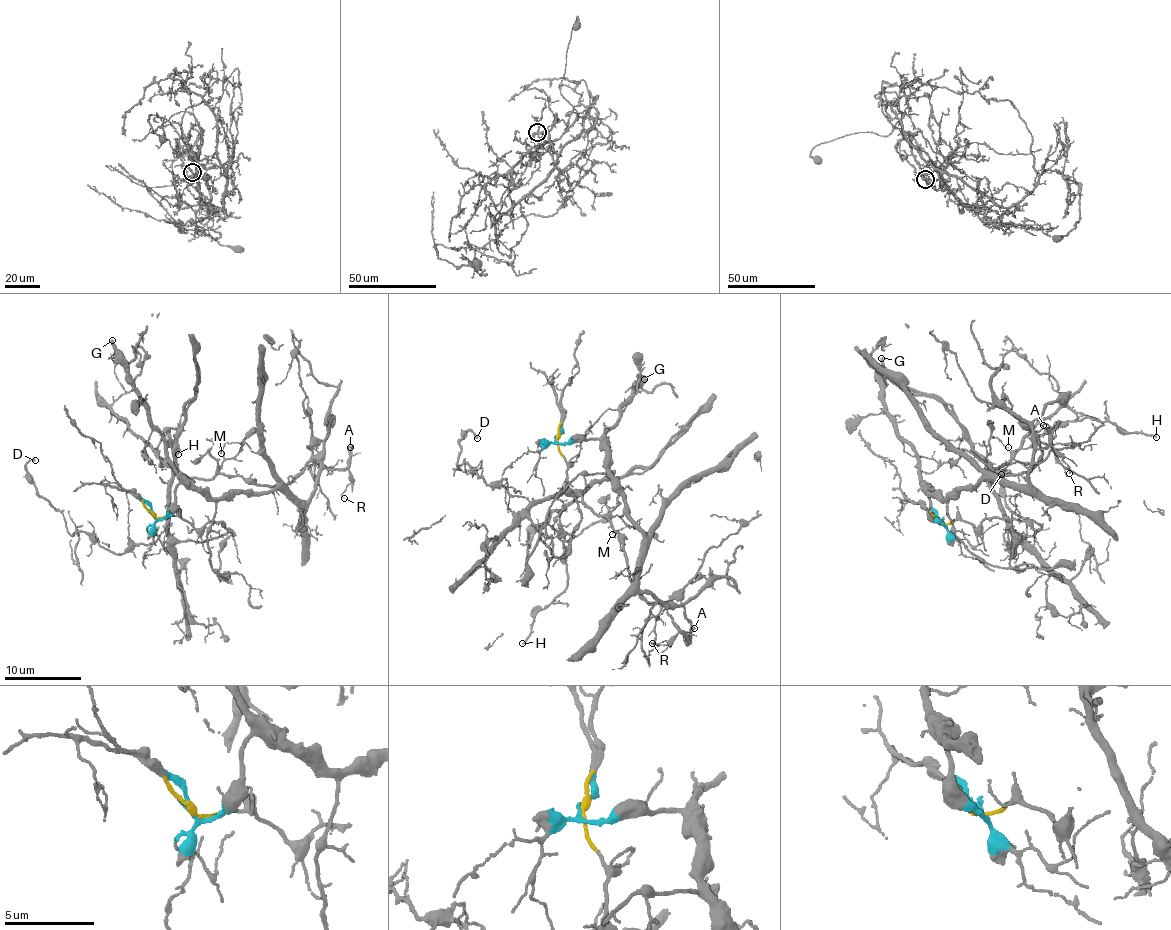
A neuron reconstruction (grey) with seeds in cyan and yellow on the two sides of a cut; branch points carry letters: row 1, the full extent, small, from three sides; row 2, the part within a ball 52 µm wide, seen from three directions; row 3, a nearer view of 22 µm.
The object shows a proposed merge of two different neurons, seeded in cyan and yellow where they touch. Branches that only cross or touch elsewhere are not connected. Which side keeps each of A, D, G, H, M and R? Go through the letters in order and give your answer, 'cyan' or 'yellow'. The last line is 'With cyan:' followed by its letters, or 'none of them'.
A: cyan
D: yellow
G: cyan
H: yellow
M: yellow
R: cyan
With cyan: A, G, R

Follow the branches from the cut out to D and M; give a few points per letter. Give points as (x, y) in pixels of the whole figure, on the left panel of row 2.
D: (154, 514), (229, 528), (201, 542), (165, 530), (114, 553), (70, 534), (35, 488), (27, 468), (35, 461)
M: (154, 514), (225, 524), (225, 533), (181, 541), (167, 525), (179, 471), (209, 479), (240, 444), (221, 454)

